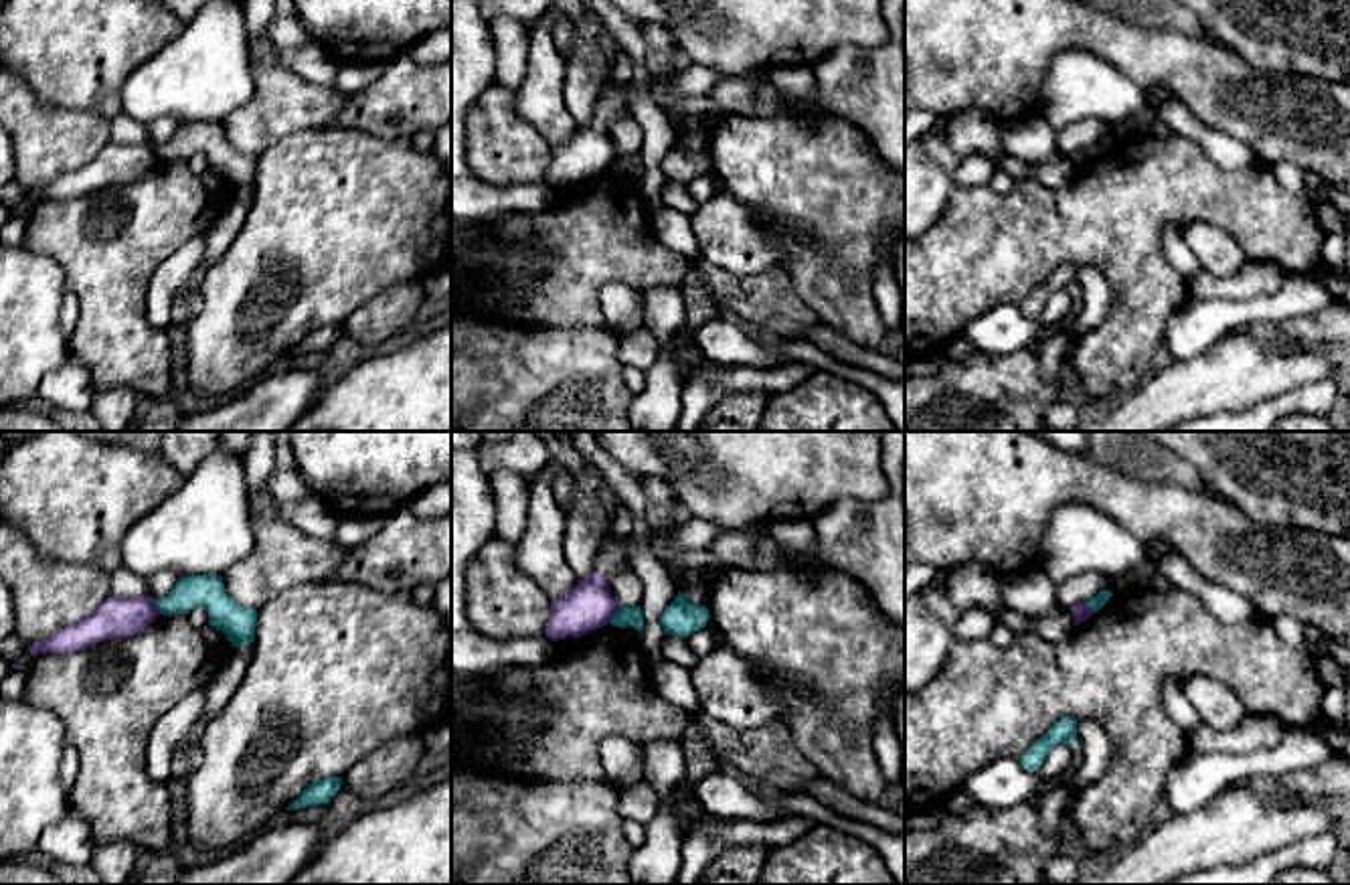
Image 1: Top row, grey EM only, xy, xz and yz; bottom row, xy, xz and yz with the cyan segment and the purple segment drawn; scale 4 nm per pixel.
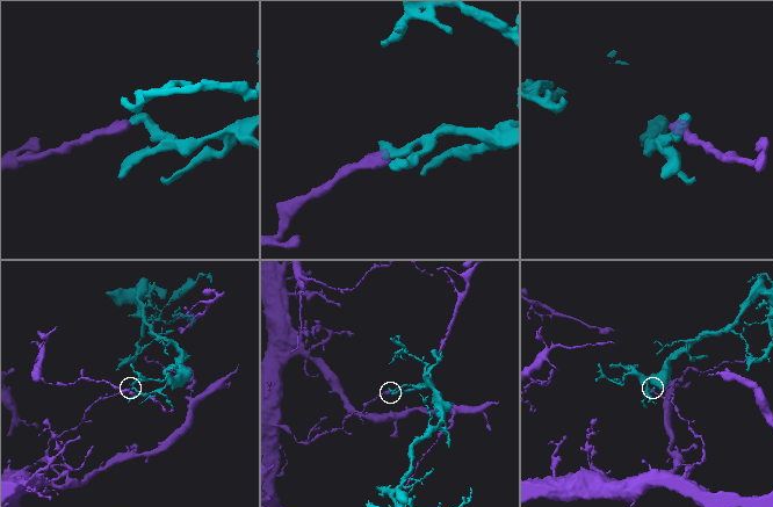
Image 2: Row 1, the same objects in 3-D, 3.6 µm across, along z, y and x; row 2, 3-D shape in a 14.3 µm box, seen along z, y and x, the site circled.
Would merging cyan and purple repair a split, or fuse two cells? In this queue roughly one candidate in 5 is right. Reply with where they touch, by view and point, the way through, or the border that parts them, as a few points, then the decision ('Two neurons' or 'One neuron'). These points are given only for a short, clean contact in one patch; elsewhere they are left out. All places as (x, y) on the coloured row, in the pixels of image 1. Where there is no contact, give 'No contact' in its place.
Touches cyan at xz (614, 616). Boundary: xz (618, 608), (608, 622). Two neurons

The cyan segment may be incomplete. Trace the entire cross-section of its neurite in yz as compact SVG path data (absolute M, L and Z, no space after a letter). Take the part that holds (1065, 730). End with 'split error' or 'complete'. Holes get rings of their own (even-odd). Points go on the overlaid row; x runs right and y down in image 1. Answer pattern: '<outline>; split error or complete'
M1059 719L1018 761L1024 770L1034 772L1042 766L1048 751L1059 743L1077 745L1077 721Z; complete

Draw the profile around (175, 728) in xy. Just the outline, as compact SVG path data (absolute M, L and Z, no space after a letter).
M202 685L156 721L146 749L146 772L152 782L166 784L170 780L172 761L194 737L194 725L198 723L204 705L206 687Z

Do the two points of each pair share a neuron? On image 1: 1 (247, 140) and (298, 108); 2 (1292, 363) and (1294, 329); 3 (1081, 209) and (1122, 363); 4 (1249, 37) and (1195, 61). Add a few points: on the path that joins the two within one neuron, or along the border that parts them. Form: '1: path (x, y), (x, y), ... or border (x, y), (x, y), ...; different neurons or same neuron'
1: path (260, 138), (270, 136), (286, 120); same neuron
2: border (1270, 329), (1284, 343), (1326, 347); different neurons
3: path (1120, 248), (1128, 256), (1128, 325); same neuron
4: border (1209, 37), (1266, 73); different neurons

